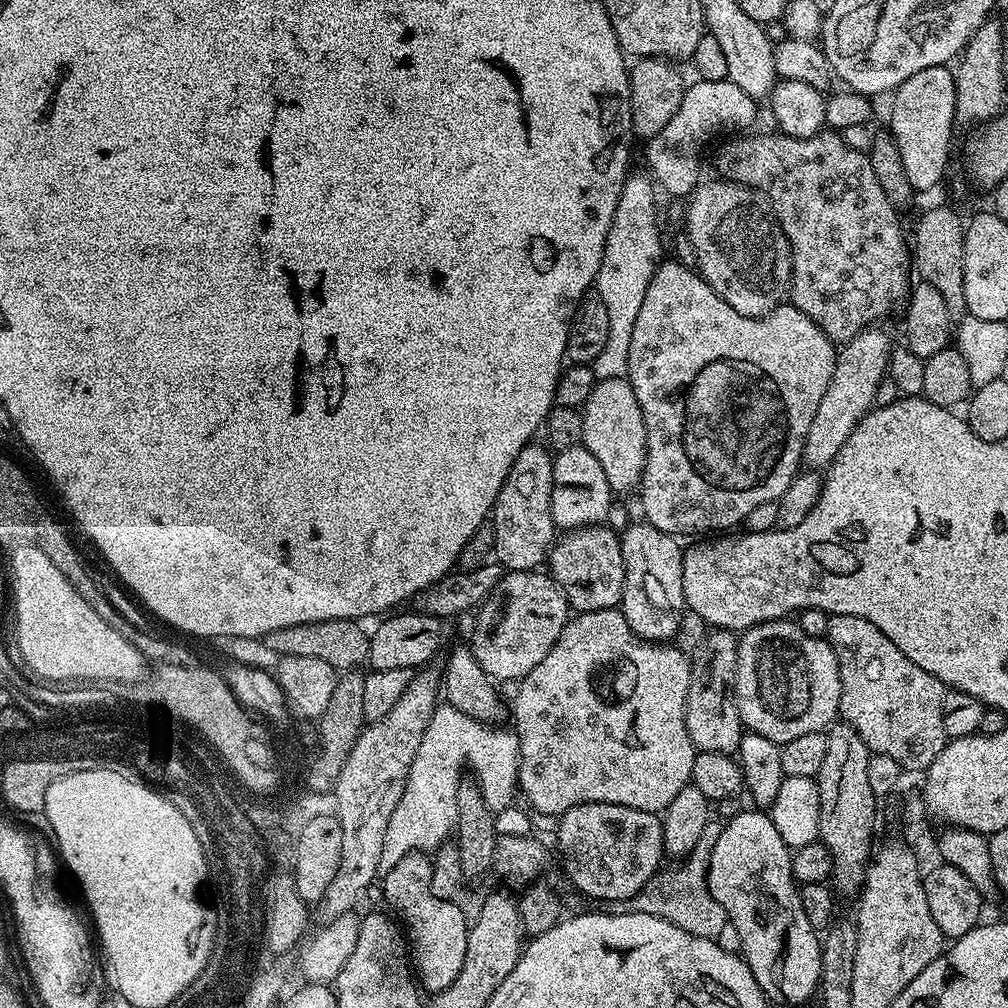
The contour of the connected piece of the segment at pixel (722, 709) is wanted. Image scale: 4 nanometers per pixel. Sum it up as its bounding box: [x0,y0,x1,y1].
[686,628,742,754]

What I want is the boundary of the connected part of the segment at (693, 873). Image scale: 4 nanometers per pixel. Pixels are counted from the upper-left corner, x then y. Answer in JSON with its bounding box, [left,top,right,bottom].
[602,822,728,940]

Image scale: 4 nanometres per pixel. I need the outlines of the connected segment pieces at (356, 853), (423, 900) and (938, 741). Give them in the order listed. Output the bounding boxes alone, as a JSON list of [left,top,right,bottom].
[[324,670,440,915],[382,854,470,994],[826,614,946,774]]

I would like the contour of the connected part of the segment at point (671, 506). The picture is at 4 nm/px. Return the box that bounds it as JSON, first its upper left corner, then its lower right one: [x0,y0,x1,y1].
[626,260,838,538]

